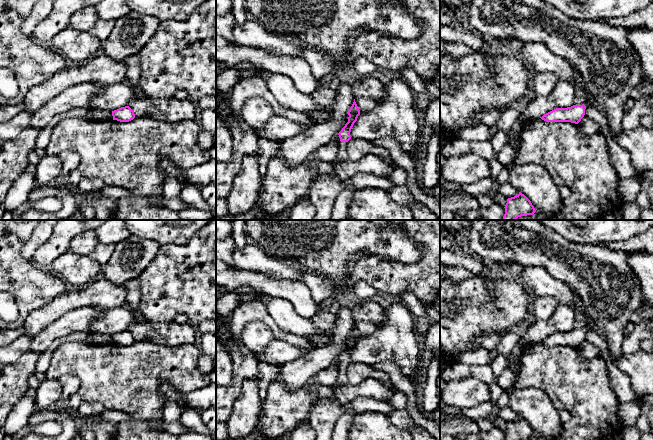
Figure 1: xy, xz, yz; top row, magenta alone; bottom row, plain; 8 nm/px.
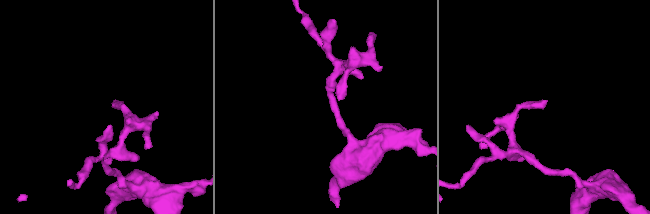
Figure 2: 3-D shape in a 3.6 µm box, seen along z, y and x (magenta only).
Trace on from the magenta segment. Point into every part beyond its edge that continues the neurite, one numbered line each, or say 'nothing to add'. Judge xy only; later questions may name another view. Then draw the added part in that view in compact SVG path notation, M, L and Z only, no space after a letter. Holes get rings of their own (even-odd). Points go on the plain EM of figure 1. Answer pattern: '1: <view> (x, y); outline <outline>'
nothing to add

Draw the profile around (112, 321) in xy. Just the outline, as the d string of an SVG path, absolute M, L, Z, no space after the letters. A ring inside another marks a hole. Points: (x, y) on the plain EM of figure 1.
M126 304L104 311L95 319L89 328L90 333L114 335L128 330L136 321L140 320L135 312Z

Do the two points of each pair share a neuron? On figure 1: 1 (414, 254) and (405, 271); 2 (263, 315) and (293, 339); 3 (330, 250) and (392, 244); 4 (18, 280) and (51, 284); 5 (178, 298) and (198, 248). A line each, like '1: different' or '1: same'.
1: different
2: same
3: same
4: same
5: same

